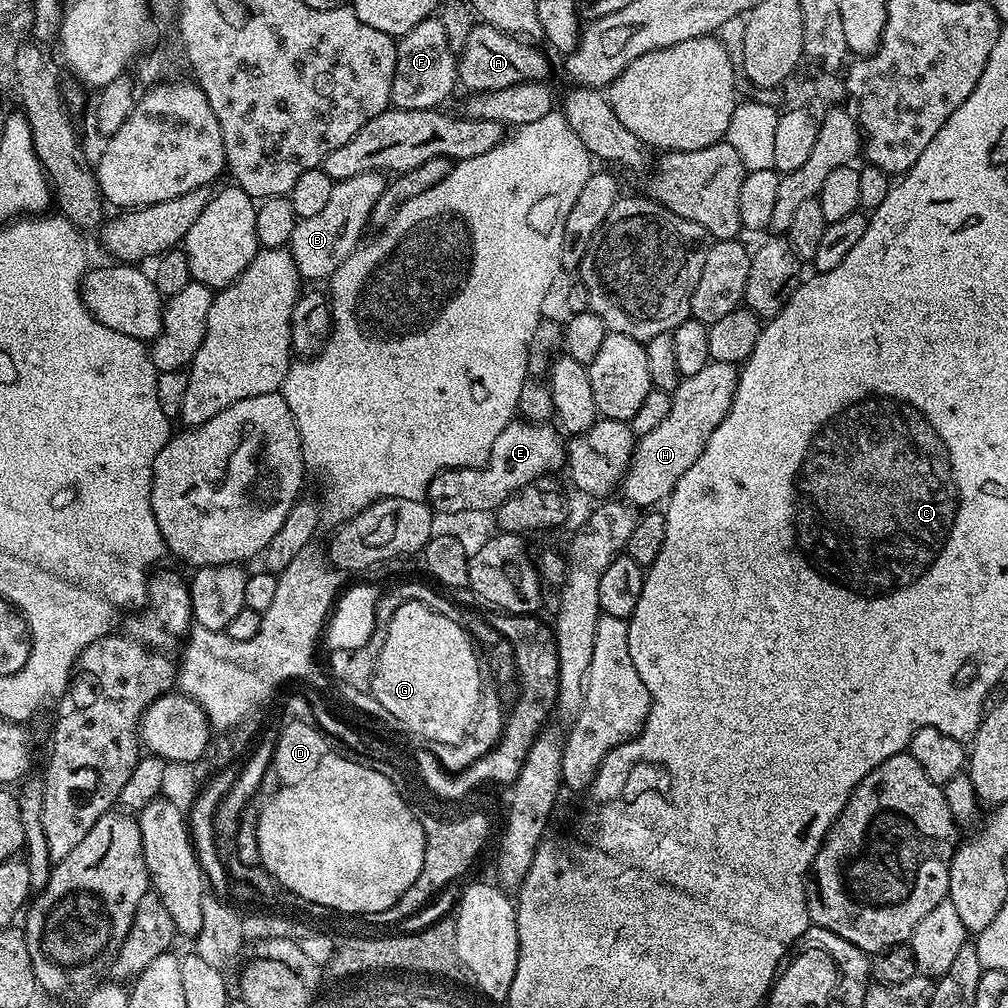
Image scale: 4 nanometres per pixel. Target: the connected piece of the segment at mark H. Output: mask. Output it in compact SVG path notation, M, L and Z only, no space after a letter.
M710 362L698 374L683 377L672 393L670 414L650 434L639 437L632 460L622 481L623 499L640 510L648 510L659 502L667 501L678 478L698 462L698 454L706 450L710 434L718 430L722 418L730 410L736 393L737 365Z

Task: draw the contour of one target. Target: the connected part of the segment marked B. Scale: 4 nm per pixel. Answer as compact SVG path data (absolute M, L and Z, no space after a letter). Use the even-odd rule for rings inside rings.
M363 172L354 174L354 178L335 181L326 207L310 218L297 219L290 251L296 269L305 281L327 281L334 274L334 270L338 270L338 266L346 262L349 254L361 243L365 235L364 228L369 227L368 219L374 210L374 202L382 198L385 183L386 176L383 172Z

